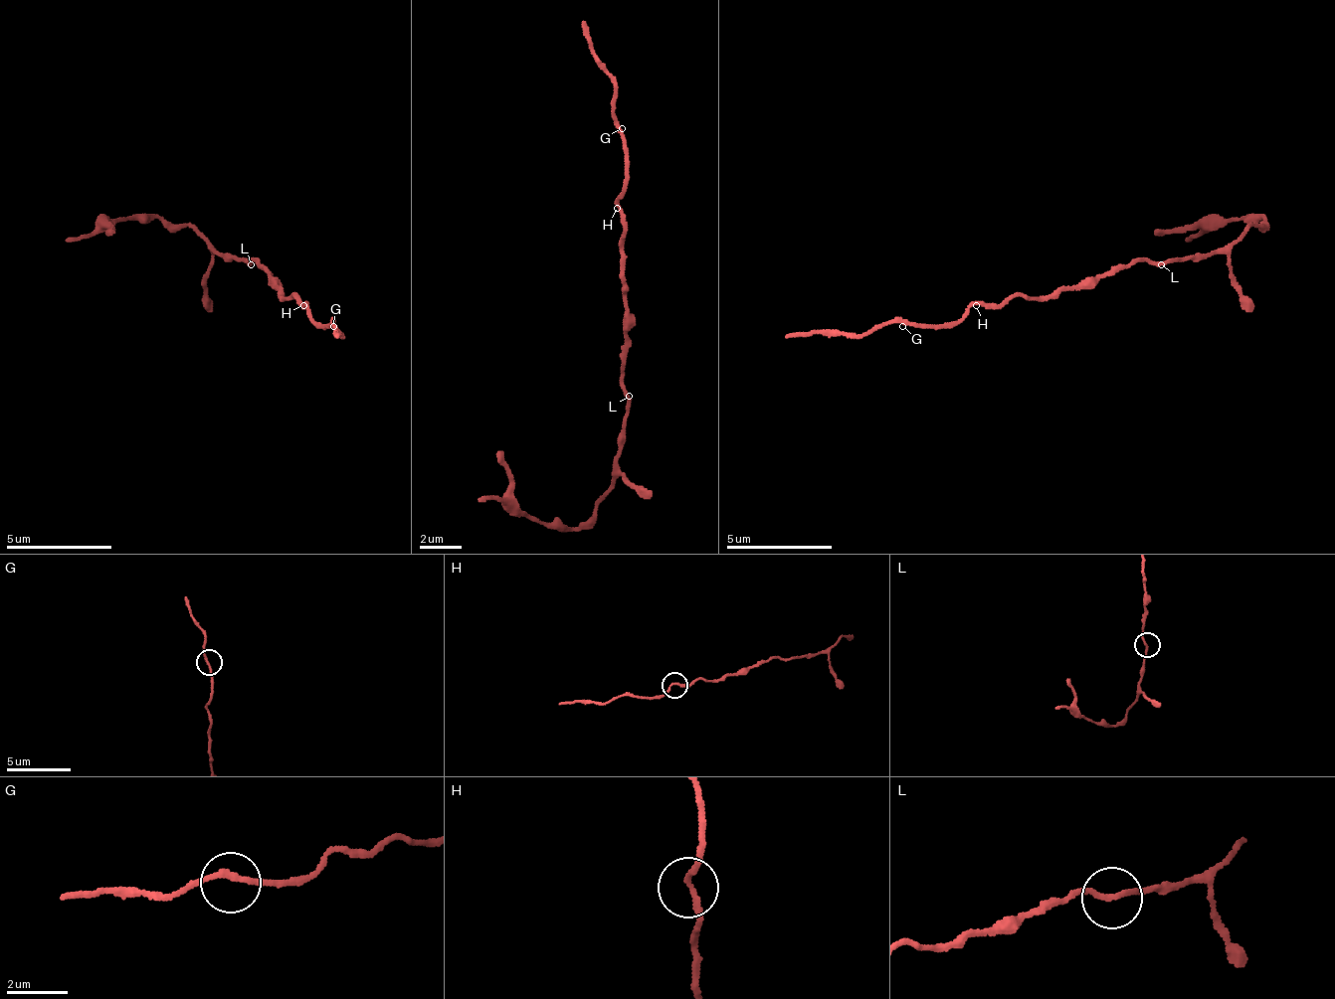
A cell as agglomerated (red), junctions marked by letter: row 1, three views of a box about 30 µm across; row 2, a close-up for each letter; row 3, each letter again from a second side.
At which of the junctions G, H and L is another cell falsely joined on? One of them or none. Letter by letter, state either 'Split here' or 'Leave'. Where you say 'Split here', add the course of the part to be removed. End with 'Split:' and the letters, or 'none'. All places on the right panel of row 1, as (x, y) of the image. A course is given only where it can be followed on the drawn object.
G: Leave
H: Leave
L: Split here. Course of the part to remove: (1161, 262), (1211, 257), (1264, 221), (1232, 221), (1154, 237)
Split: L

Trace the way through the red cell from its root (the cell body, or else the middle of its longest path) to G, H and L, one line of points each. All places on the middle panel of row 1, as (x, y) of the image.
G: (622, 334), (624, 234), (622, 208), (617, 202), (624, 186), (626, 133), (622, 128)
H: (622, 334), (624, 234), (622, 213), (617, 208)
L: (622, 334), (623, 392), (627, 398)

